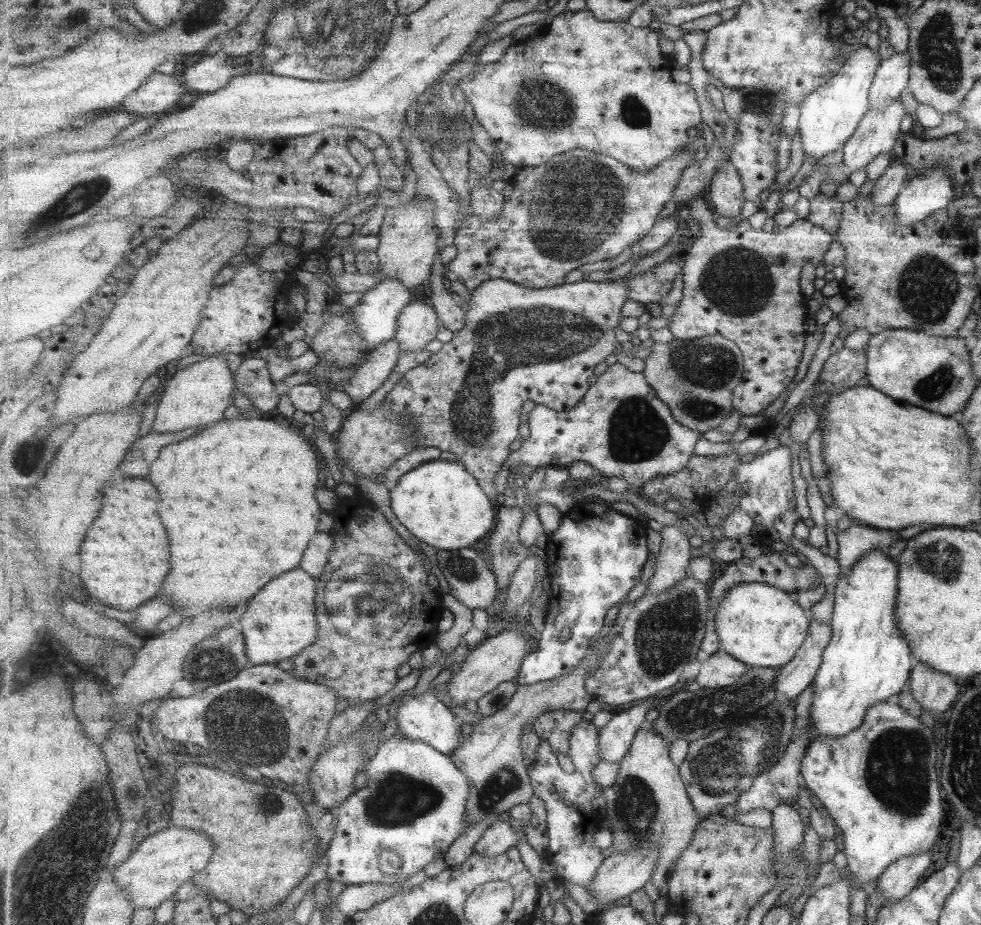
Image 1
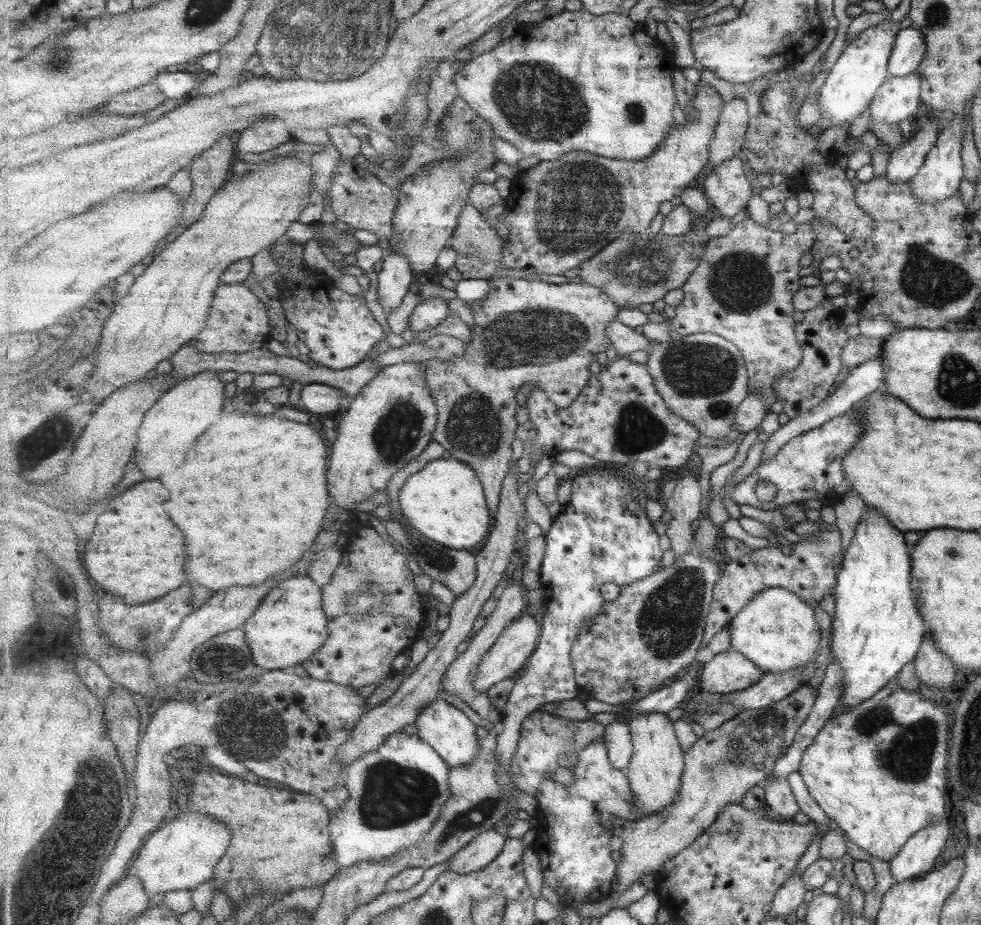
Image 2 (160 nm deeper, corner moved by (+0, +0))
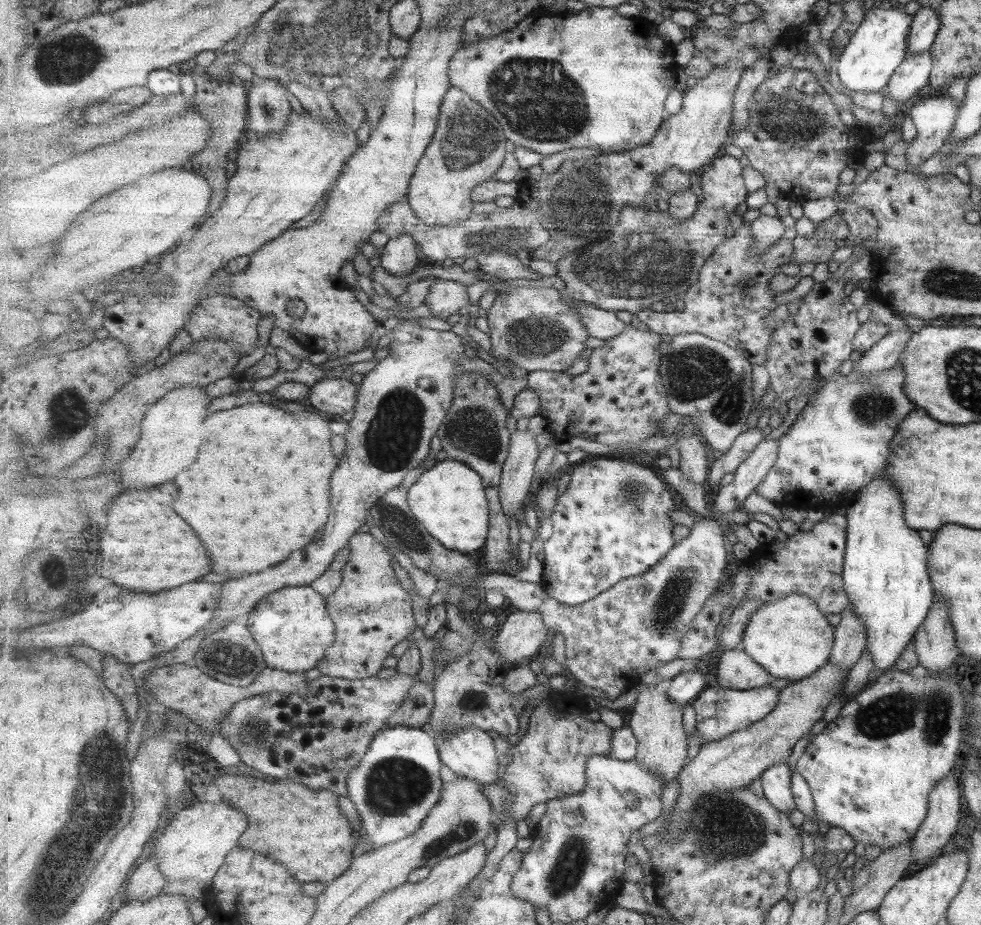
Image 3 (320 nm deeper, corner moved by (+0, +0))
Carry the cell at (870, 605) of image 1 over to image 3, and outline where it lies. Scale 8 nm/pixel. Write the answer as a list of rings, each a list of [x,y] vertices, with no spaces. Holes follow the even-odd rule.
[[[883,475],[876,476],[865,487],[861,487],[854,499],[845,506],[846,553],[843,562],[843,588],[850,599],[849,607],[856,612],[866,626],[865,649],[873,661],[871,677],[893,668],[896,660],[914,640],[914,632],[926,618],[933,600],[933,586],[927,573],[927,546],[919,534],[911,529],[903,516],[903,502],[899,491]]]

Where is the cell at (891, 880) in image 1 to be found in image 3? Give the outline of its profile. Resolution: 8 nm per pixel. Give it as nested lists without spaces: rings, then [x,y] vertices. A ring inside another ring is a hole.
[[[951,768],[950,775],[941,779],[930,792],[926,818],[912,839],[912,869],[920,867],[942,848],[959,822],[961,794],[955,780],[956,770],[957,768]]]

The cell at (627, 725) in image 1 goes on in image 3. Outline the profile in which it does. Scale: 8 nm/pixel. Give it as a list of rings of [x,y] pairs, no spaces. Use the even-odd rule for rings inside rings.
[[[694,668],[673,677],[668,693],[677,704],[684,707],[685,704],[693,703],[708,687],[707,676]]]

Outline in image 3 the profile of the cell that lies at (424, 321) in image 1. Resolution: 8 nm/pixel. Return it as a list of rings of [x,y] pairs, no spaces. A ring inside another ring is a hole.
[[[437,280],[430,287],[424,301],[424,304],[431,308],[433,318],[443,321],[457,314],[461,308],[471,309],[467,285],[457,281]]]

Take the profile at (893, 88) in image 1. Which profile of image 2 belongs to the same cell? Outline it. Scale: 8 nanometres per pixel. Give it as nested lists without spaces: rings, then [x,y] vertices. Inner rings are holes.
[[[913,25],[899,30],[895,36],[894,49],[890,55],[888,78],[907,76],[909,72],[917,69],[925,53],[925,42],[923,34],[917,32]]]

